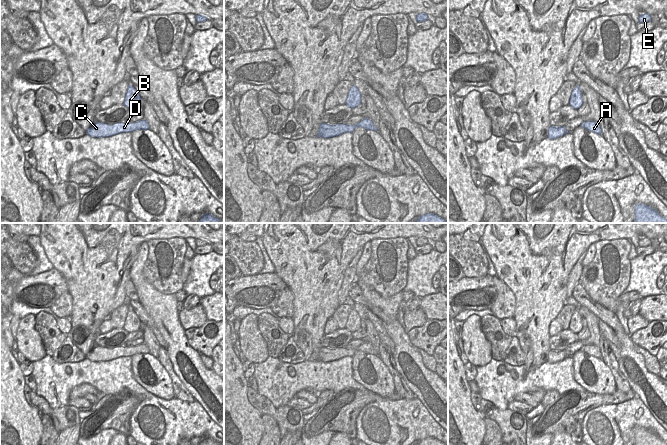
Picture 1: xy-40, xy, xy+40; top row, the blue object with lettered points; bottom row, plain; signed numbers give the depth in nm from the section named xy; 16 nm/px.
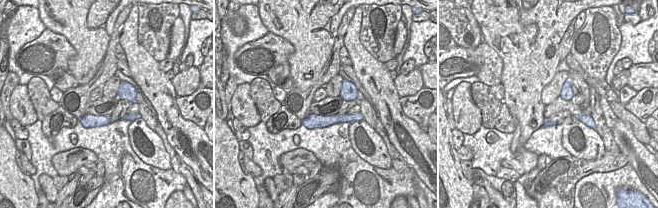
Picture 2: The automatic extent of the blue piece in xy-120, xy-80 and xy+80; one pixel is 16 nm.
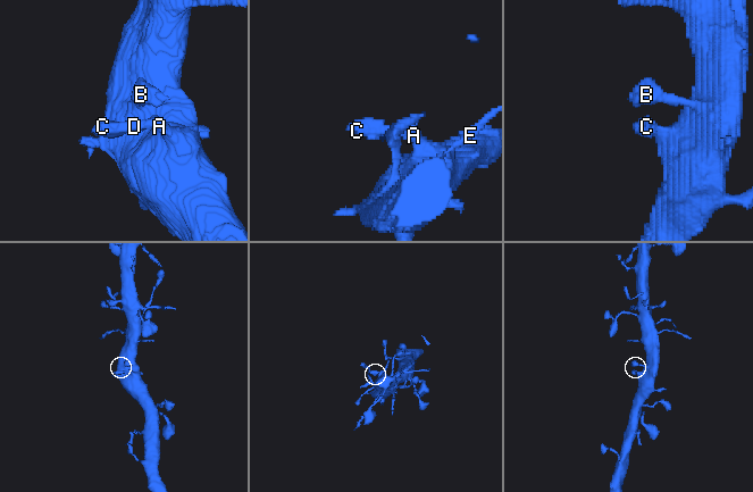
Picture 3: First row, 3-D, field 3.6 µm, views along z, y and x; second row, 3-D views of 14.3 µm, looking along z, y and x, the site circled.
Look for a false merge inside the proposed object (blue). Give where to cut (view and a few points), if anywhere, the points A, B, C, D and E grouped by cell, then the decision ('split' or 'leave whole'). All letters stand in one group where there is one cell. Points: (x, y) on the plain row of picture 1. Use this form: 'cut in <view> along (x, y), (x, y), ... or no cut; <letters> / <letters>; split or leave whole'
no cut; A B C D E; leave whole

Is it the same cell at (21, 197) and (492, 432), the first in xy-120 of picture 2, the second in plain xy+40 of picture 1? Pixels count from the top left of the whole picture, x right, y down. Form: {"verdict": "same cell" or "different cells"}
{"verdict": "different cells"}

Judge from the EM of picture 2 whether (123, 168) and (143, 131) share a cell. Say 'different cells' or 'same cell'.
different cells

